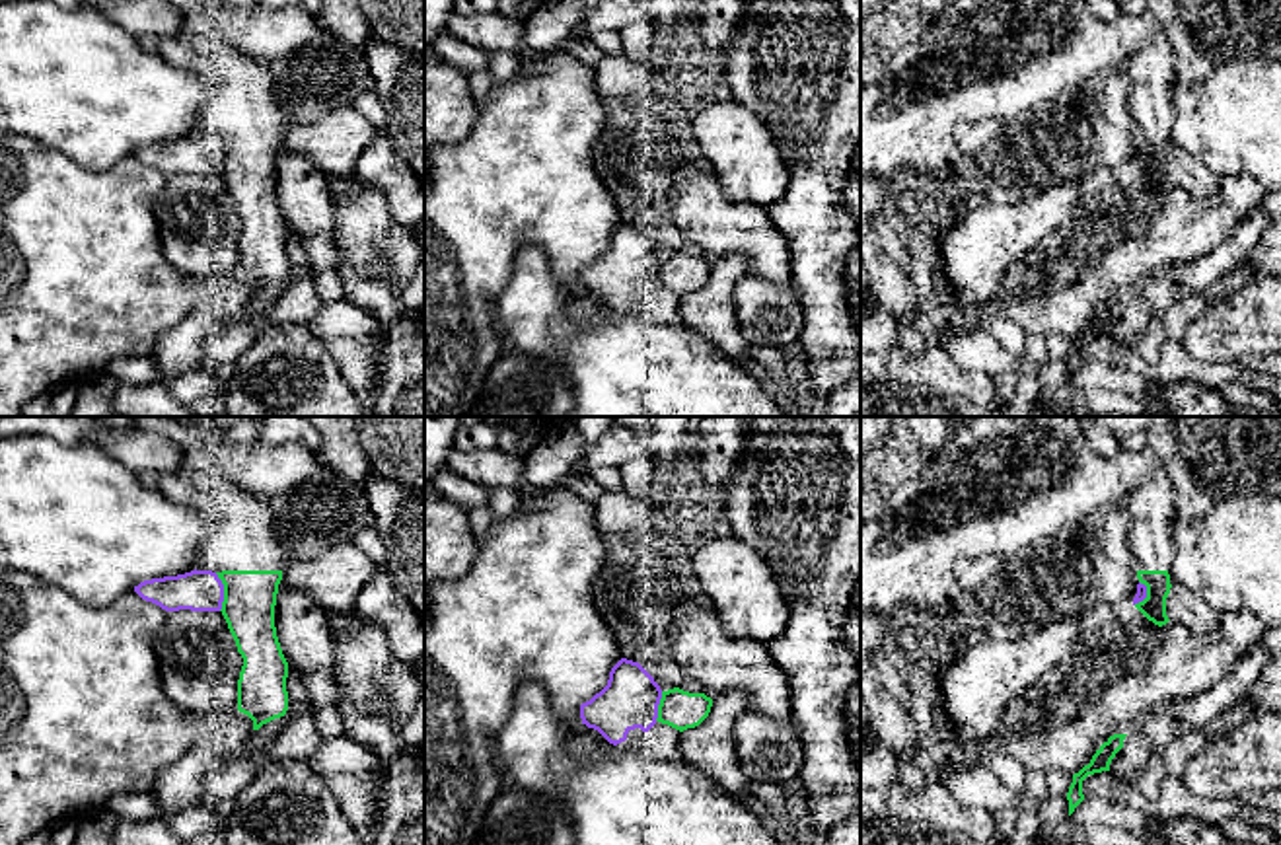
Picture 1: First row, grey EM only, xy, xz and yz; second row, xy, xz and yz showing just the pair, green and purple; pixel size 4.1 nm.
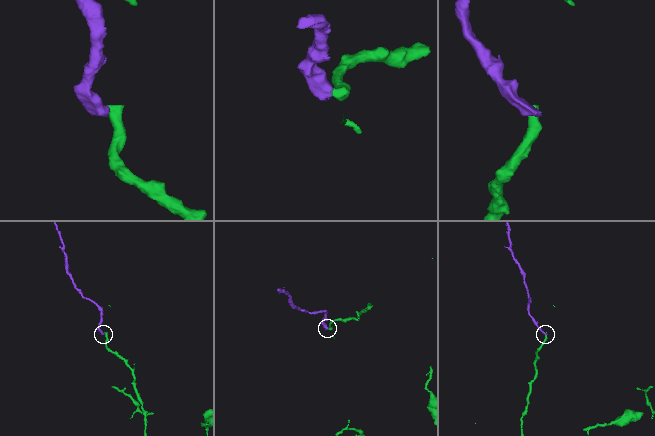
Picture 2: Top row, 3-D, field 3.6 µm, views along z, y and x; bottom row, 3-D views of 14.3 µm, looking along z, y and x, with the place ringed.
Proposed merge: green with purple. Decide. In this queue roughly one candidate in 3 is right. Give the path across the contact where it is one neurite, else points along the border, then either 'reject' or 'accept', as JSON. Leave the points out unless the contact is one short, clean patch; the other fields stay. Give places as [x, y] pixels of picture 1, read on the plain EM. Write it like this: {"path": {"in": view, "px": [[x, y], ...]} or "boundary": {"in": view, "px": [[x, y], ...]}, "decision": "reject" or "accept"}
{"decision": "reject"}

